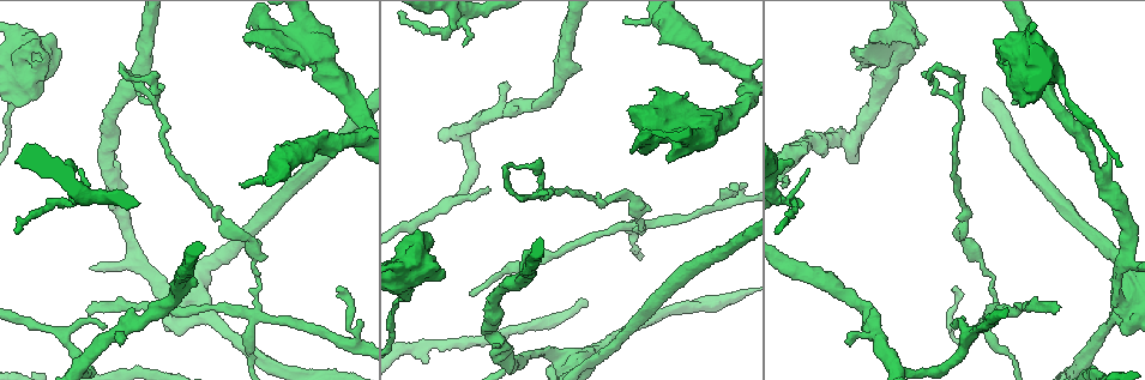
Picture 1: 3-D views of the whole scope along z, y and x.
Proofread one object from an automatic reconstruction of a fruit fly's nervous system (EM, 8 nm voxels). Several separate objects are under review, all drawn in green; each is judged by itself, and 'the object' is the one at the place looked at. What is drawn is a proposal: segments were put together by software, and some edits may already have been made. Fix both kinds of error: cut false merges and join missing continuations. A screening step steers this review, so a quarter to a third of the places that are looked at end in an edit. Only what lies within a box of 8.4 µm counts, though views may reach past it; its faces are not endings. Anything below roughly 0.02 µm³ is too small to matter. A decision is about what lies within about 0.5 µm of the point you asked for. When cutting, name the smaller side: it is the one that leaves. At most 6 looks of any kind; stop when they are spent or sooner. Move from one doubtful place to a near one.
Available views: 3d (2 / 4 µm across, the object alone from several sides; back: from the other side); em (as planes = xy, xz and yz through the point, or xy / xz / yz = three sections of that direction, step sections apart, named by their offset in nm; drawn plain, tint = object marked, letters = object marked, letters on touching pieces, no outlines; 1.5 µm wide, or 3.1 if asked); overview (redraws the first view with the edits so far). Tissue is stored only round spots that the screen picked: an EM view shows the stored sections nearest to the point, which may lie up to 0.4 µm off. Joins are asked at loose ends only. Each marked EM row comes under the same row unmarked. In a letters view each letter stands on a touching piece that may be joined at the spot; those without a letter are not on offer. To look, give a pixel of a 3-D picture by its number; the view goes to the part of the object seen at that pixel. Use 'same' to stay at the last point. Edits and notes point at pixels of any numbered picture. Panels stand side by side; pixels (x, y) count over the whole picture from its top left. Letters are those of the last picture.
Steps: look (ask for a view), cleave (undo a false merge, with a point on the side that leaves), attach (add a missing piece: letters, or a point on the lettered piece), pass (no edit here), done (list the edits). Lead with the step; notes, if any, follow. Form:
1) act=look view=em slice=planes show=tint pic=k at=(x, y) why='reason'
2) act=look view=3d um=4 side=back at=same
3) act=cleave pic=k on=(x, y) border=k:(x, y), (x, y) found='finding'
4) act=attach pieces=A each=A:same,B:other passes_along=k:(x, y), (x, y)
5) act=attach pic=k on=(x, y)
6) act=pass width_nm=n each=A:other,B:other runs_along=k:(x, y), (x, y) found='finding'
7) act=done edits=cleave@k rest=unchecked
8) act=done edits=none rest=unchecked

act=look view=3d um=4 side=back pic=1 at=(258, 310) why='narrows sharply'

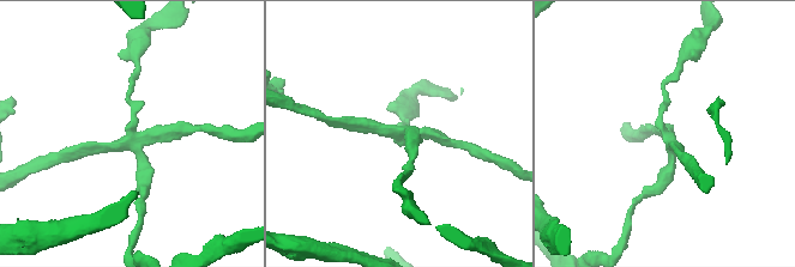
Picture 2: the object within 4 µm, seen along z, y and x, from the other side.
act=look view=em slice=xy step=4 show=tint pic=2 at=(135, 130) why='now the EM'

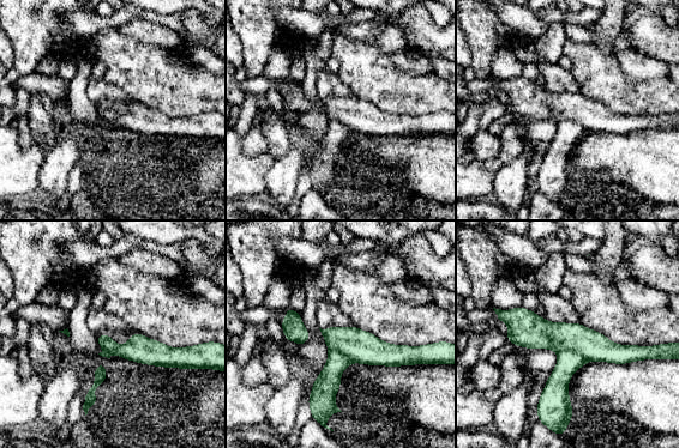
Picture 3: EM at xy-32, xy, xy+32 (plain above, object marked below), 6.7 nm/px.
act=look view=em slice=xz step=8 show=letters at=same

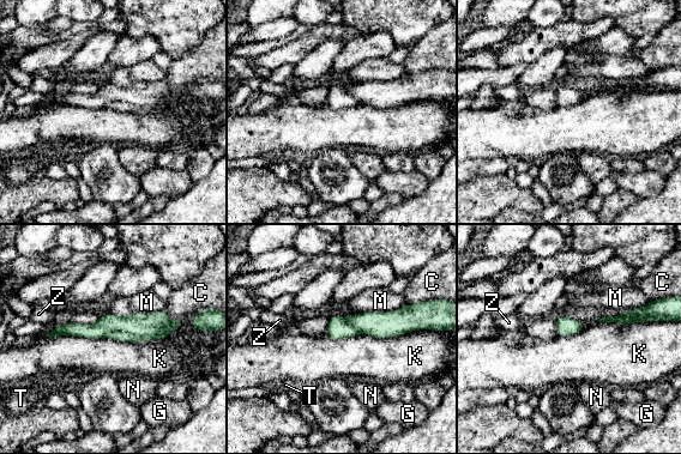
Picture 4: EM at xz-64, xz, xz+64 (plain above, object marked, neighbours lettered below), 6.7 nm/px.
act=cleave pic=4 on=(155, 326) each=C:other,G:other,K:other,M:other,N:other,T:other,Z:other border=4:(106, 334), (126, 331), (142, 339) found='a second neuron is stuck on'

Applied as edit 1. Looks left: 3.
act=look view=em slice=xz step=8 show=letters pic=1 at=(847, 341) why='free end'

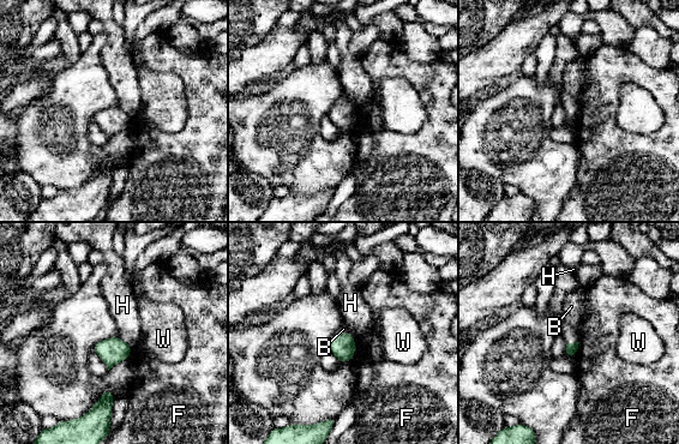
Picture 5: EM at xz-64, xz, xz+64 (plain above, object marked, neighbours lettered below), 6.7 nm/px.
act=attach pieces=B each=B:same,F:other,H:other,W:other passes_along=5:(571, 348), (571, 343), (571, 306) found='the neuron continues'

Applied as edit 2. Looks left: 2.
act=done edits=cleave@4,attach@5 rest=unchecked

